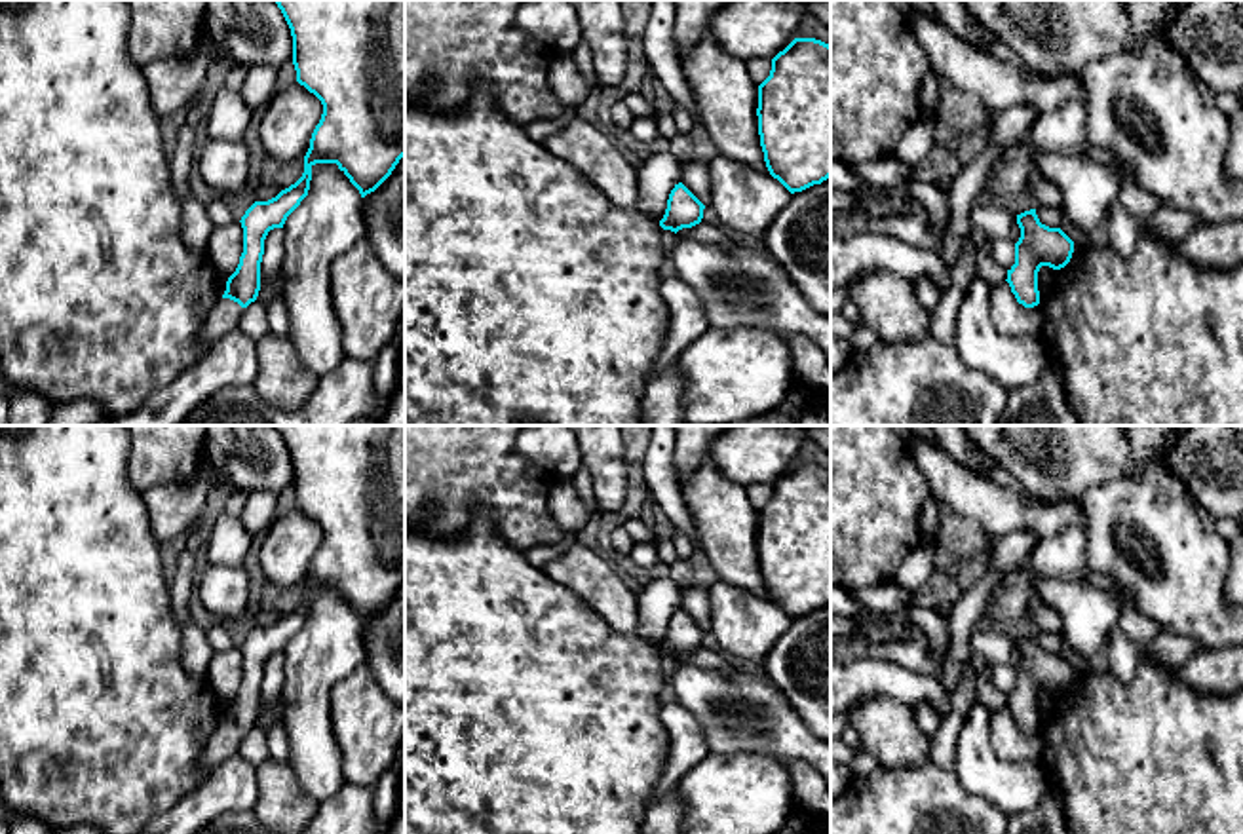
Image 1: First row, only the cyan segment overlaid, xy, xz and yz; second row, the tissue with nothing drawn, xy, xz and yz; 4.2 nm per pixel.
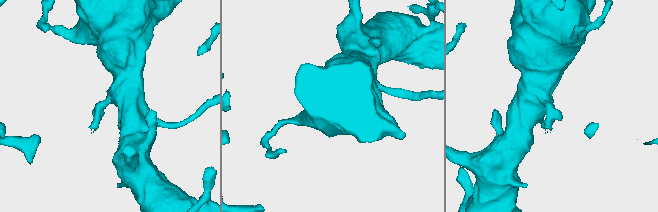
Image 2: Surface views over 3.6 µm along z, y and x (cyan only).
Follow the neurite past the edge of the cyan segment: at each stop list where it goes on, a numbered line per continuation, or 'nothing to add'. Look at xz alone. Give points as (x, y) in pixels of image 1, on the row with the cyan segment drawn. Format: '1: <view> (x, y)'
nothing to add

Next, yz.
nothing to add

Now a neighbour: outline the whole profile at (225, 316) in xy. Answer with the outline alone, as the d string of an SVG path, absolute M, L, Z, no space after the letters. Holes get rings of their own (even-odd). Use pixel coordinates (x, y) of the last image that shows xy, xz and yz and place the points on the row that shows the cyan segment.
M220 298L200 332L200 340L205 344L213 344L230 331L238 329L238 321L245 308L230 298Z

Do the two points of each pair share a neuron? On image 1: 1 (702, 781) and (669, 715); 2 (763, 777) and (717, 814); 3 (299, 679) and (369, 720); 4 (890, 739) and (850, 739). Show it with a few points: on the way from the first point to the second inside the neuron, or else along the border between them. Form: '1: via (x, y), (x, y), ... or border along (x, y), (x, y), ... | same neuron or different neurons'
1: border along (709, 753), (677, 783) | different neurons
2: via (751, 789), (742, 798), (728, 802) | same neuron
3: border along (360, 663), (329, 692), (329, 719), (335, 739) | different neurons
4: border along (850, 722), (861, 747) | different neurons

